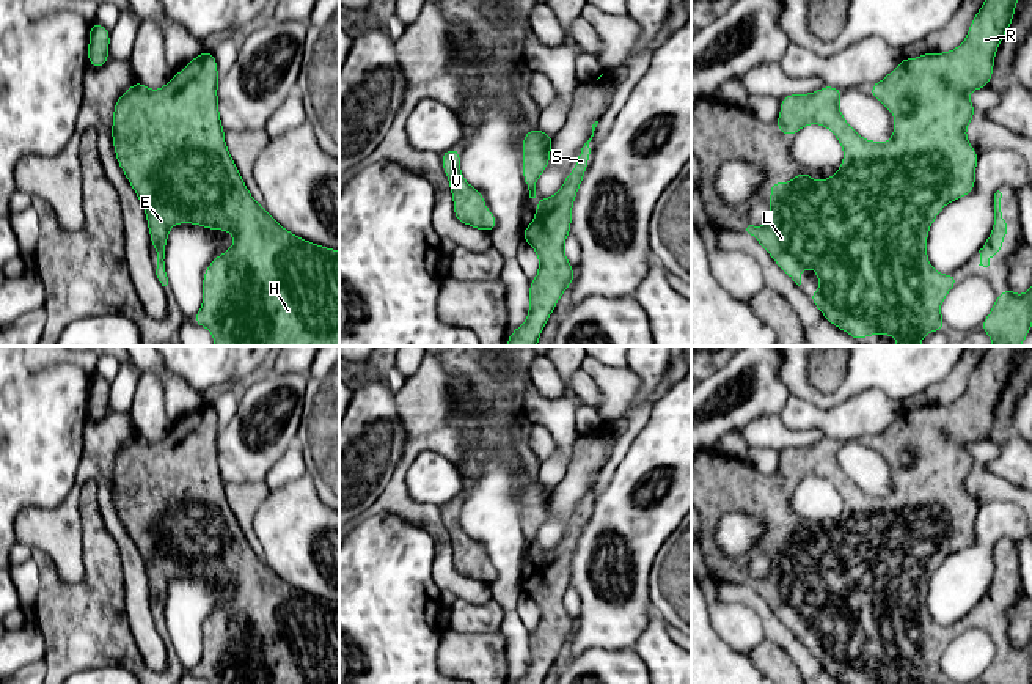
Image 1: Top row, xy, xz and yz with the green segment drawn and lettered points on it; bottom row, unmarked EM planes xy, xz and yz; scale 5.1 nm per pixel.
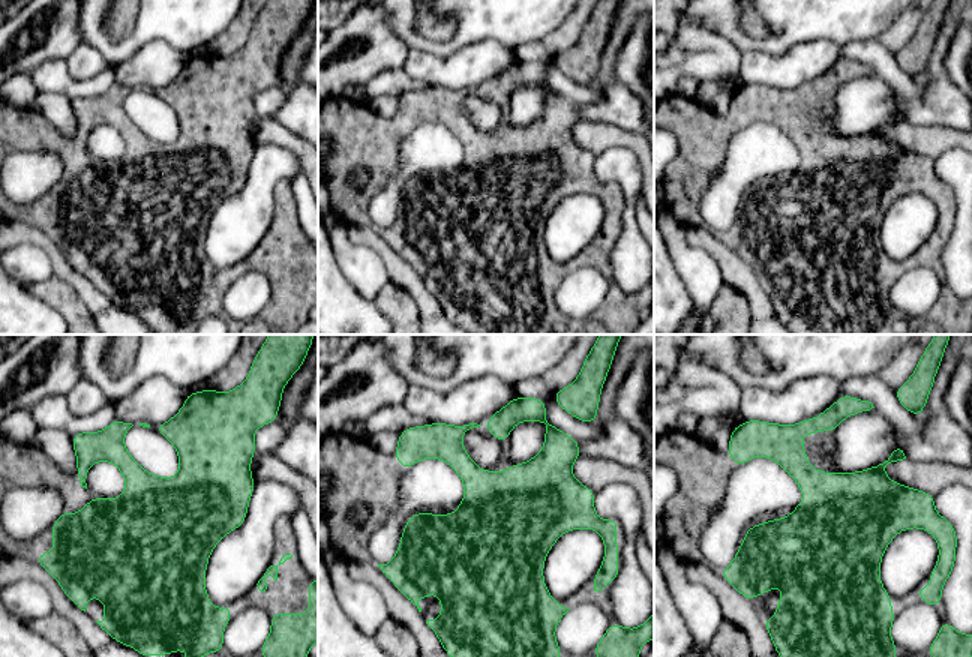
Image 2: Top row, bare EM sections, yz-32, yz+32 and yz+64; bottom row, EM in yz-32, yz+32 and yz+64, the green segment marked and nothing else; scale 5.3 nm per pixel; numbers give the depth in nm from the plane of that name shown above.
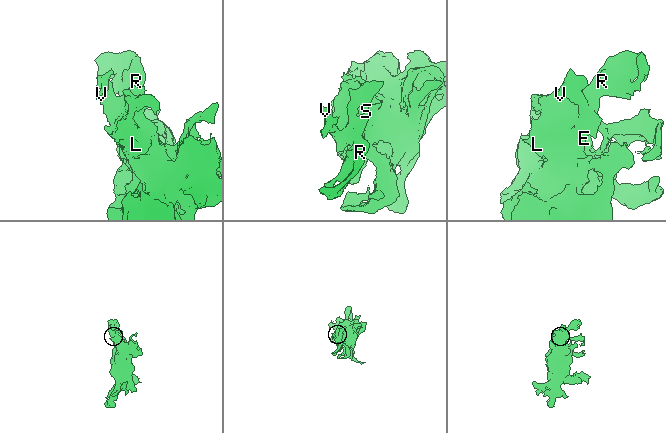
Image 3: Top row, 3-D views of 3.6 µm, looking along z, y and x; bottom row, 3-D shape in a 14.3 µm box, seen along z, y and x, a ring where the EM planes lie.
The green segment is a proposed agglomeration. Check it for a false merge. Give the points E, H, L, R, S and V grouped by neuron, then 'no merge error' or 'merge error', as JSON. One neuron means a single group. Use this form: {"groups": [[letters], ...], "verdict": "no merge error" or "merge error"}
{"groups": [["E", "H", "L", "R", "S", "V"]], "verdict": "no merge error"}

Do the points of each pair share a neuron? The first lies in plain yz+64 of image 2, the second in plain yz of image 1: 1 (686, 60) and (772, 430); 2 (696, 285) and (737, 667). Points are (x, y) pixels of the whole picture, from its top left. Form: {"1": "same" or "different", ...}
{"1": "different", "2": "different"}

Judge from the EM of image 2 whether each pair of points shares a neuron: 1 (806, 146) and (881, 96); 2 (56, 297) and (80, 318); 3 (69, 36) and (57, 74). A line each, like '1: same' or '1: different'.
1: different
2: same
3: different

